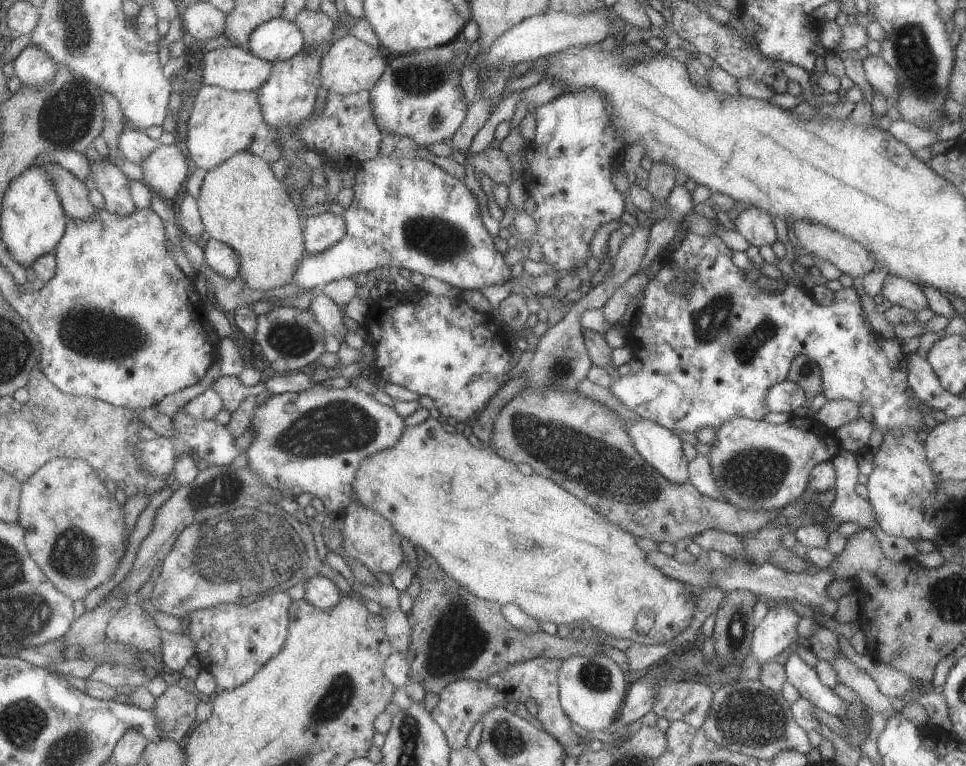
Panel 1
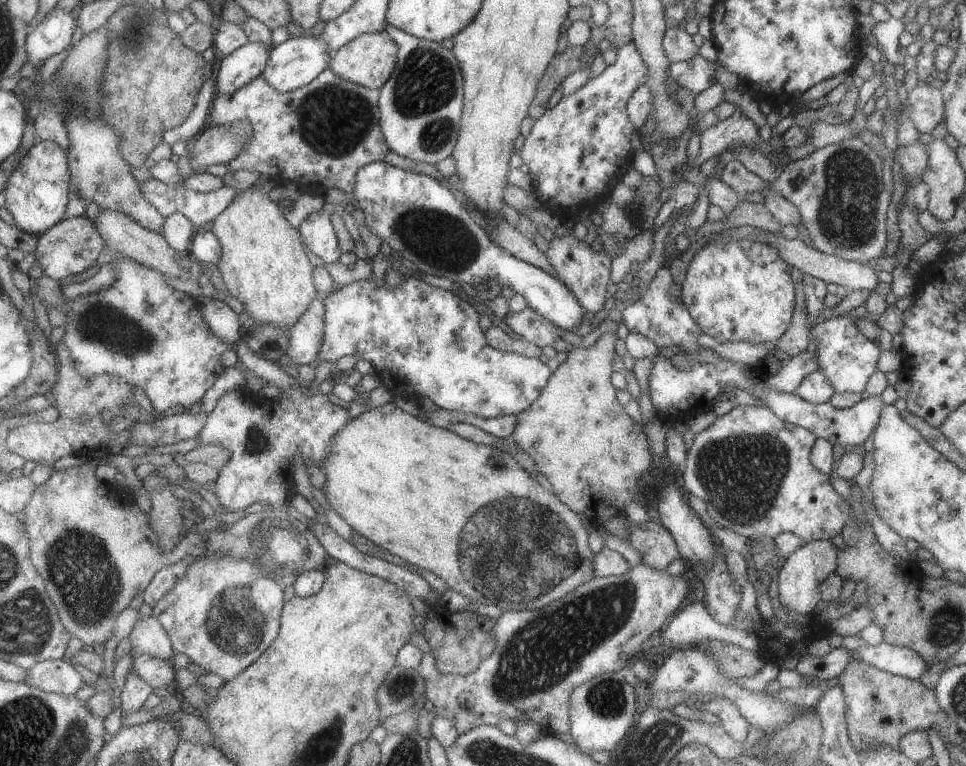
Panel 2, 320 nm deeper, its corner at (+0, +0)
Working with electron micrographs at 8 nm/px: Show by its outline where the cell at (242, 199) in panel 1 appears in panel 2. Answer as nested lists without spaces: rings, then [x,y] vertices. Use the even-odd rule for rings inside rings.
[[[257,184],[241,192],[242,194],[232,202],[232,205],[213,222],[212,230],[219,237],[223,247],[222,257],[217,265],[228,291],[243,304],[243,309],[256,324],[275,325],[289,332],[310,310],[311,303],[321,298],[315,280],[313,262],[307,256],[301,232],[287,222],[279,204],[271,201],[263,187]]]

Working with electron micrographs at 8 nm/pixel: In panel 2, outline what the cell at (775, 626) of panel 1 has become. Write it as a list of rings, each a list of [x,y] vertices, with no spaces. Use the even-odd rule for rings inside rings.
[[[817,539],[806,541],[787,555],[778,572],[778,596],[787,614],[793,611],[800,616],[806,615],[821,600],[819,585],[827,575],[834,572],[836,551],[831,541]]]

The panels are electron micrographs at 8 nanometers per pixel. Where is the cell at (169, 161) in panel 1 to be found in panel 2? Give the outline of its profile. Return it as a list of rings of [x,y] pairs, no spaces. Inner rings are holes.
[[[241,119],[231,126],[204,127],[189,156],[193,171],[202,171],[211,164],[227,164],[237,158],[254,139],[254,124]]]

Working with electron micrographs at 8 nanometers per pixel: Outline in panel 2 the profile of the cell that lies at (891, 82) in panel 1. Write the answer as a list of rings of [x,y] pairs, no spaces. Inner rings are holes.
[[[916,86],[907,93],[909,116],[919,132],[927,132],[941,123],[944,102],[939,89]]]

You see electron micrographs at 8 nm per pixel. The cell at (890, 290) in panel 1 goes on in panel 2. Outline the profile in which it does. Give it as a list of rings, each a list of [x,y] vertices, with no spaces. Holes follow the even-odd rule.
[[[799,238],[792,240],[783,239],[779,242],[775,242],[773,248],[781,257],[781,260],[784,260],[788,265],[794,266],[803,274],[811,275],[812,277],[822,280],[824,283],[832,282],[845,287],[849,291],[855,289],[863,290],[863,288],[873,291],[873,288],[878,284],[876,271],[871,269],[867,263],[846,261],[839,256],[826,255],[809,245],[805,245]]]

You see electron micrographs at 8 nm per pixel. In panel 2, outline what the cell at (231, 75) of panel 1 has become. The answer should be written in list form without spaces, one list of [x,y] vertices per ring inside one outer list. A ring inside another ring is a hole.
[[[319,35],[289,38],[271,50],[270,59],[263,76],[282,93],[294,91],[312,83],[313,80],[329,69],[331,61],[334,59],[334,53],[335,50],[332,52],[328,40]]]

